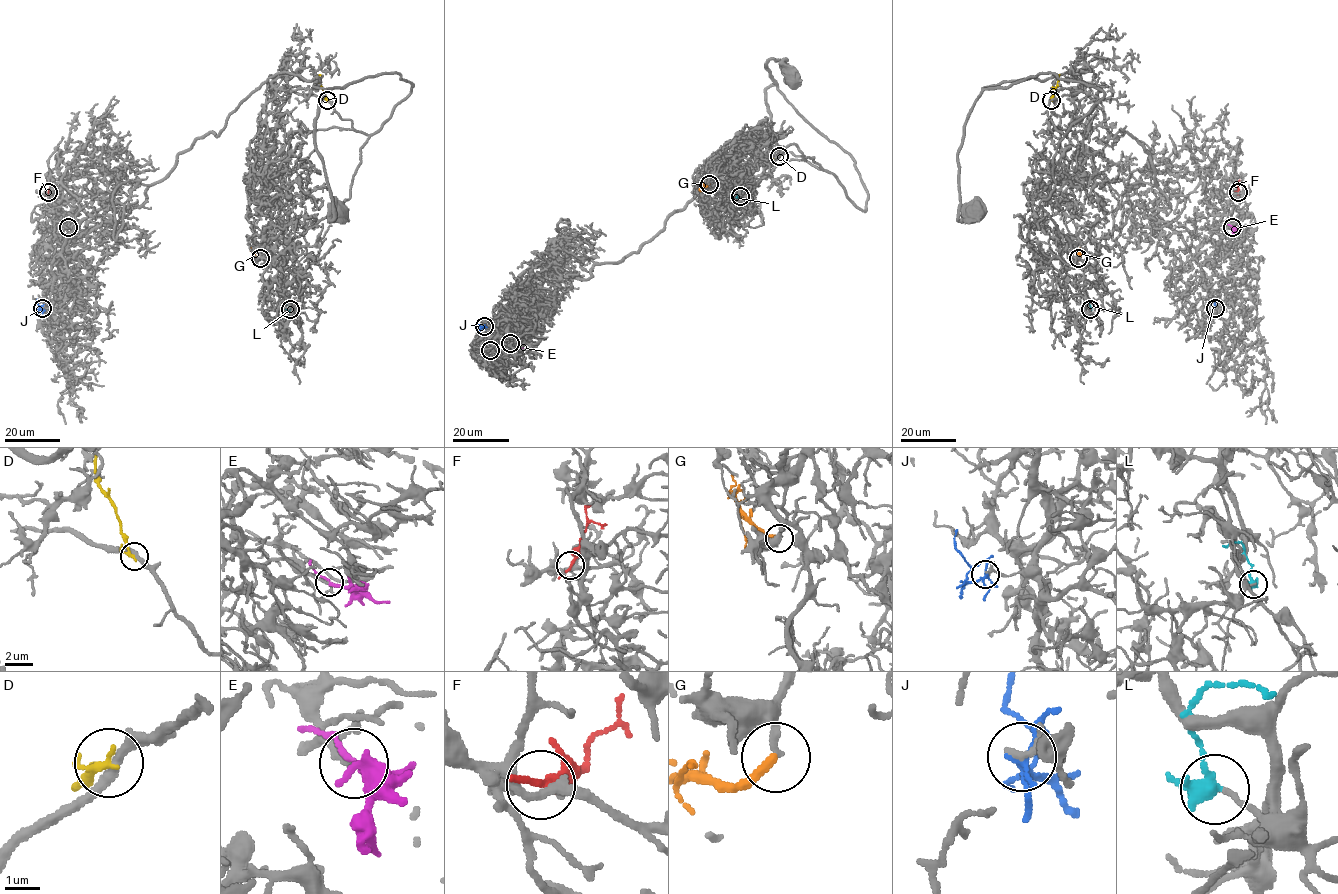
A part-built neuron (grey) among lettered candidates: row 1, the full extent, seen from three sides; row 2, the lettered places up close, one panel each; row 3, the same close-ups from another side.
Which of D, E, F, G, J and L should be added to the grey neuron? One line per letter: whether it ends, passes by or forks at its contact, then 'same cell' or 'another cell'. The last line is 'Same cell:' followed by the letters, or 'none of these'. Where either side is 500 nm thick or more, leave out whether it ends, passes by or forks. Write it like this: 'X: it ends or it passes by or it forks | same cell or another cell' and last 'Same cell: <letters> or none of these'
D: it passes by | another cell
E: it passes by | same cell
F: it passes by | another cell
G: it ends | another cell
J: it forks | another cell
L: it passes by | another cell
Same cell: E

